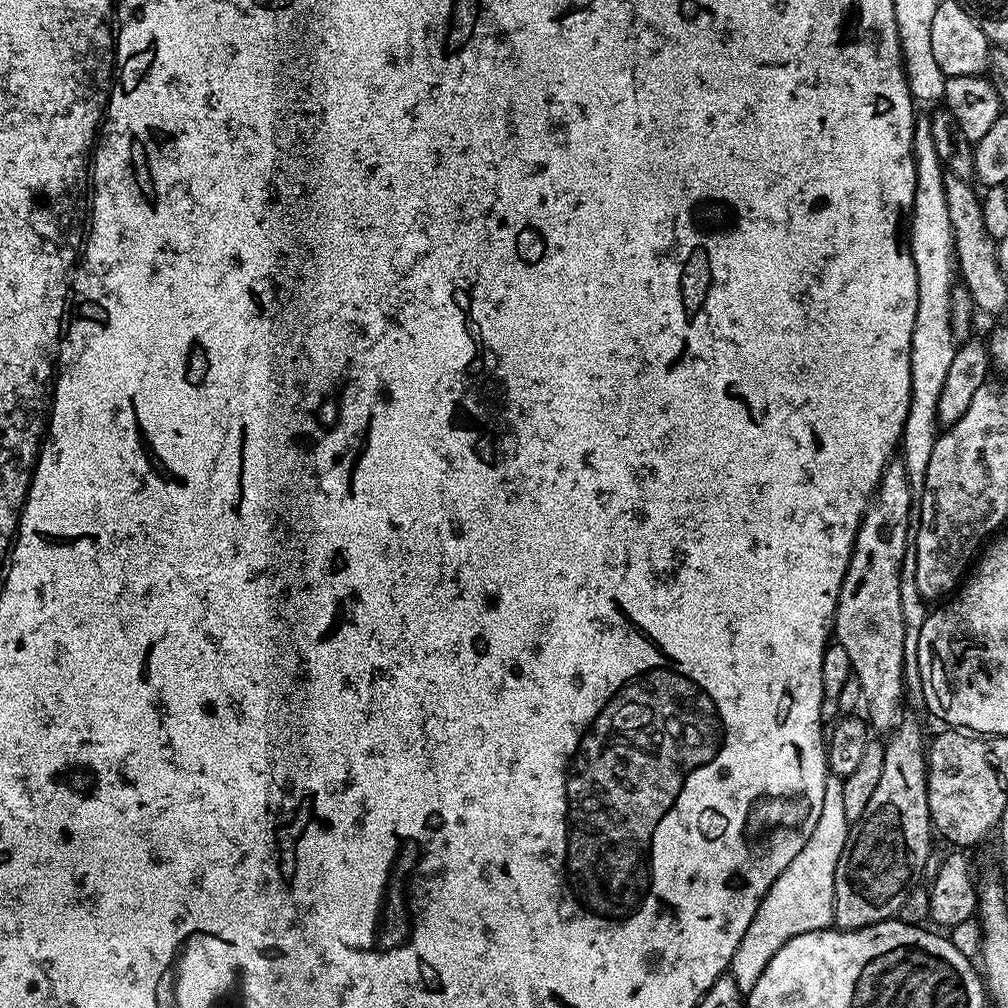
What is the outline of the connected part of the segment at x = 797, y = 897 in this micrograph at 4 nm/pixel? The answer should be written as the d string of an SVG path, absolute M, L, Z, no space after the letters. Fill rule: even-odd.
M829 774L826 778L826 794L822 794L822 814L818 818L818 826L814 826L814 834L810 834L806 846L798 850L798 858L794 858L794 862L790 862L786 870L782 870L774 886L762 898L754 914L754 922L750 922L750 930L742 934L742 942L730 965L730 975L740 992L747 994L754 990L754 982L762 978L762 970L766 970L770 958L774 958L774 954L778 954L778 950L782 950L782 946L790 938L833 927L835 866L842 857L850 829L846 809L842 807L843 785L844 781L839 776Z

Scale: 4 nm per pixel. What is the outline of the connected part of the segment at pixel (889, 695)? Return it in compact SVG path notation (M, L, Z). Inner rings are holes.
M896 458L887 464L880 484L869 503L864 517L860 520L860 529L852 547L850 566L838 594L836 622L834 625L835 643L841 644L850 657L852 675L858 678L862 686L863 711L873 729L883 734L891 733L900 723L904 712L904 619L902 618L902 598L900 597L900 563L906 554L906 538L910 535L908 515L914 512L914 493L908 485L903 459Z

